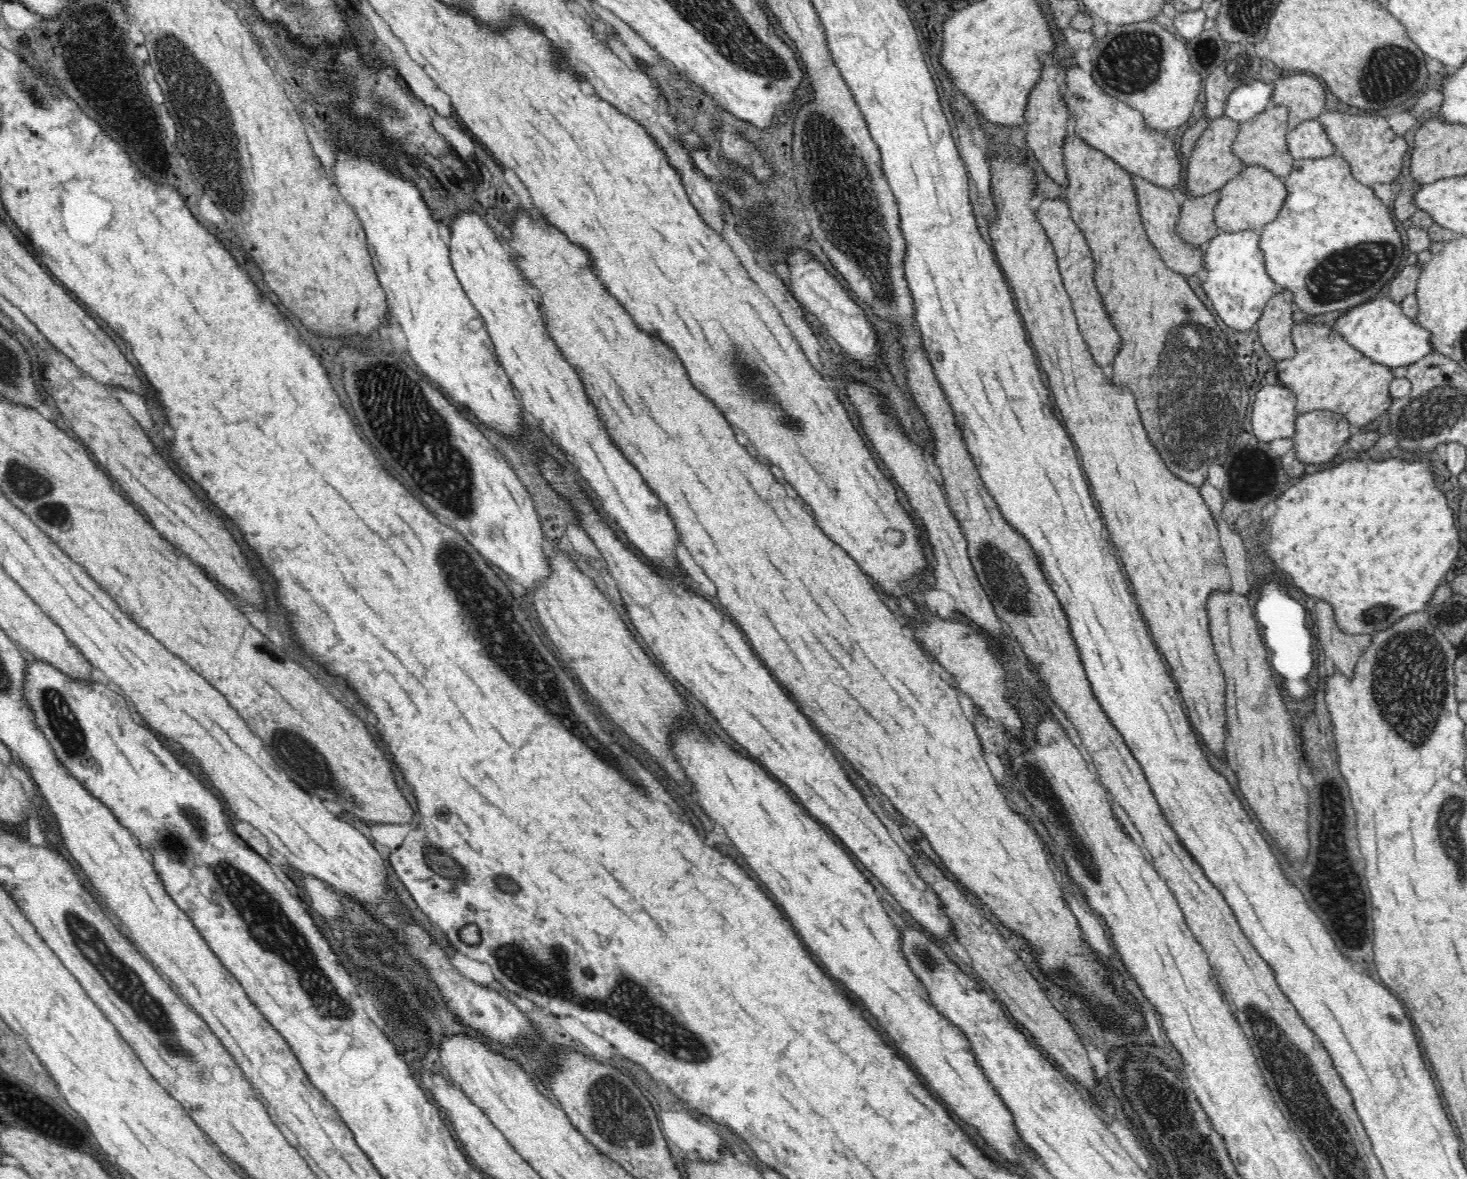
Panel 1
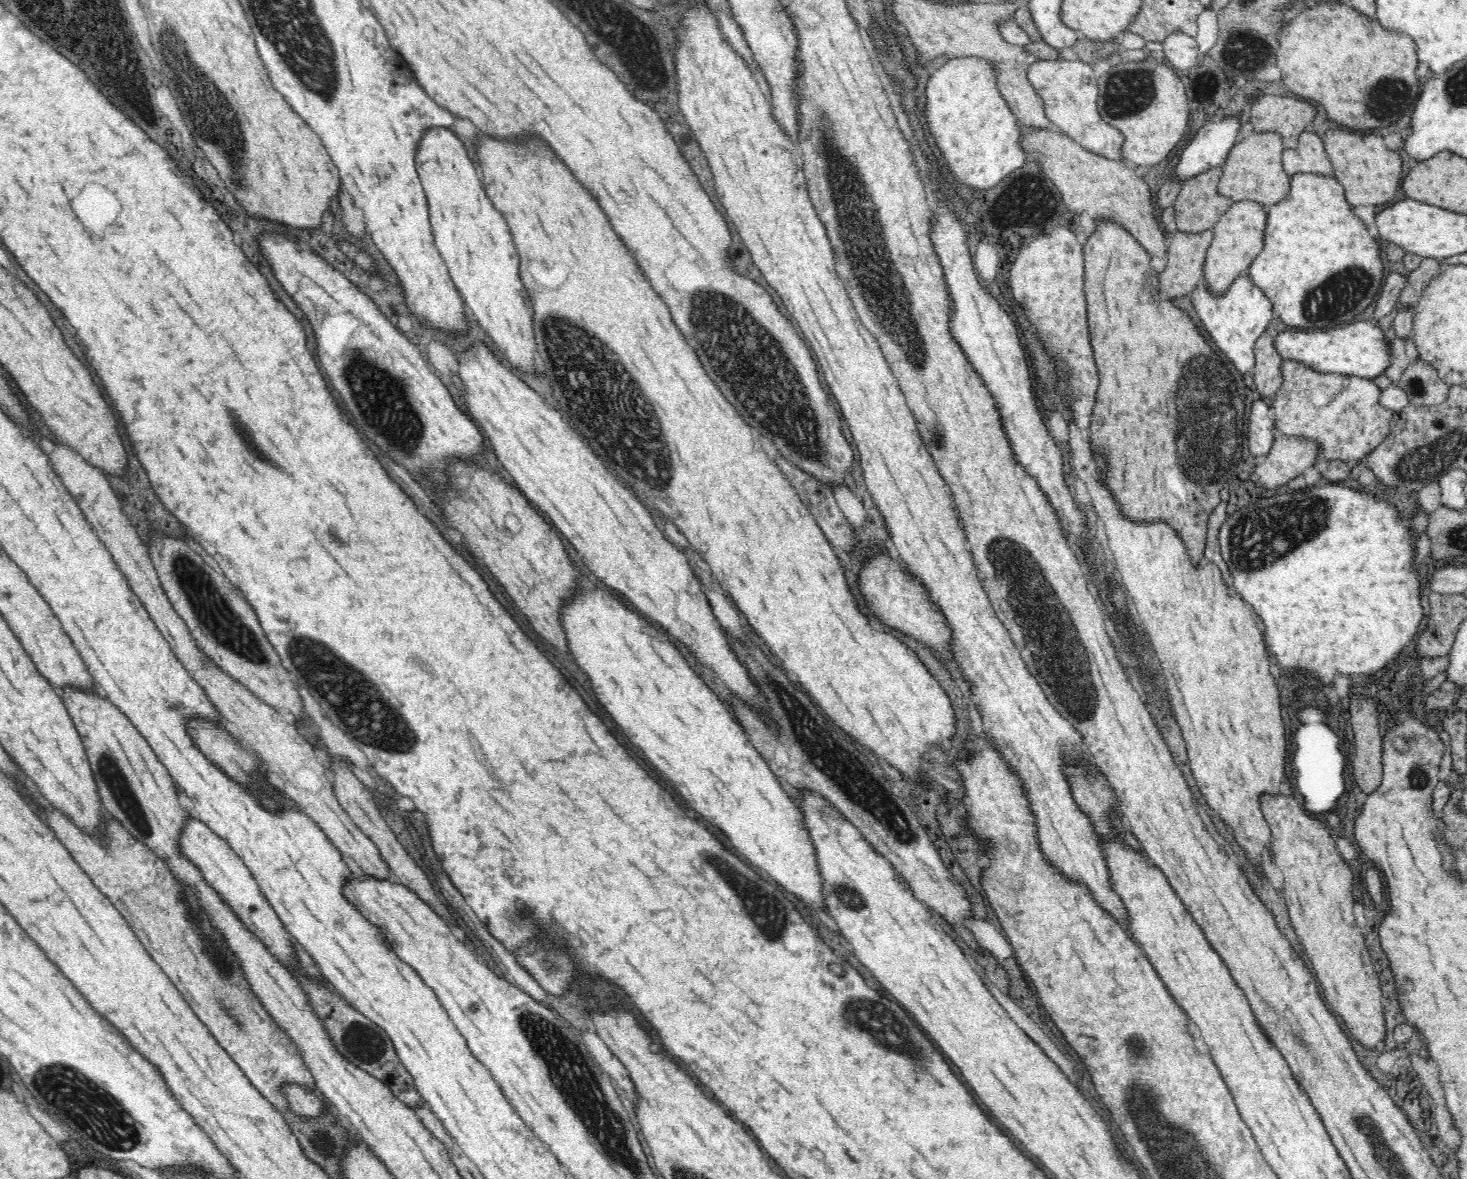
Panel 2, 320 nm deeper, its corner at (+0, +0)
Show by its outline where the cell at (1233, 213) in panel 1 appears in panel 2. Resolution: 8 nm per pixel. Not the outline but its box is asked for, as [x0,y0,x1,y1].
[1203,199,1267,293]

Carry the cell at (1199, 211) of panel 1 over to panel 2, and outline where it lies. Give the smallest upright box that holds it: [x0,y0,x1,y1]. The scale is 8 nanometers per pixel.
[1159,231,1213,298]

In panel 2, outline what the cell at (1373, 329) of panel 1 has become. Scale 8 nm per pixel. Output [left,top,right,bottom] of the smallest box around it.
[1275,321,1391,378]

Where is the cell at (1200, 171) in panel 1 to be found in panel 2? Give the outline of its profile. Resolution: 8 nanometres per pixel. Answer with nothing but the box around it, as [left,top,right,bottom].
[1173,166,1233,231]

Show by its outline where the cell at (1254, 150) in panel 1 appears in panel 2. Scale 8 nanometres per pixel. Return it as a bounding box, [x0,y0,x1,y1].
[1219,131,1291,208]

